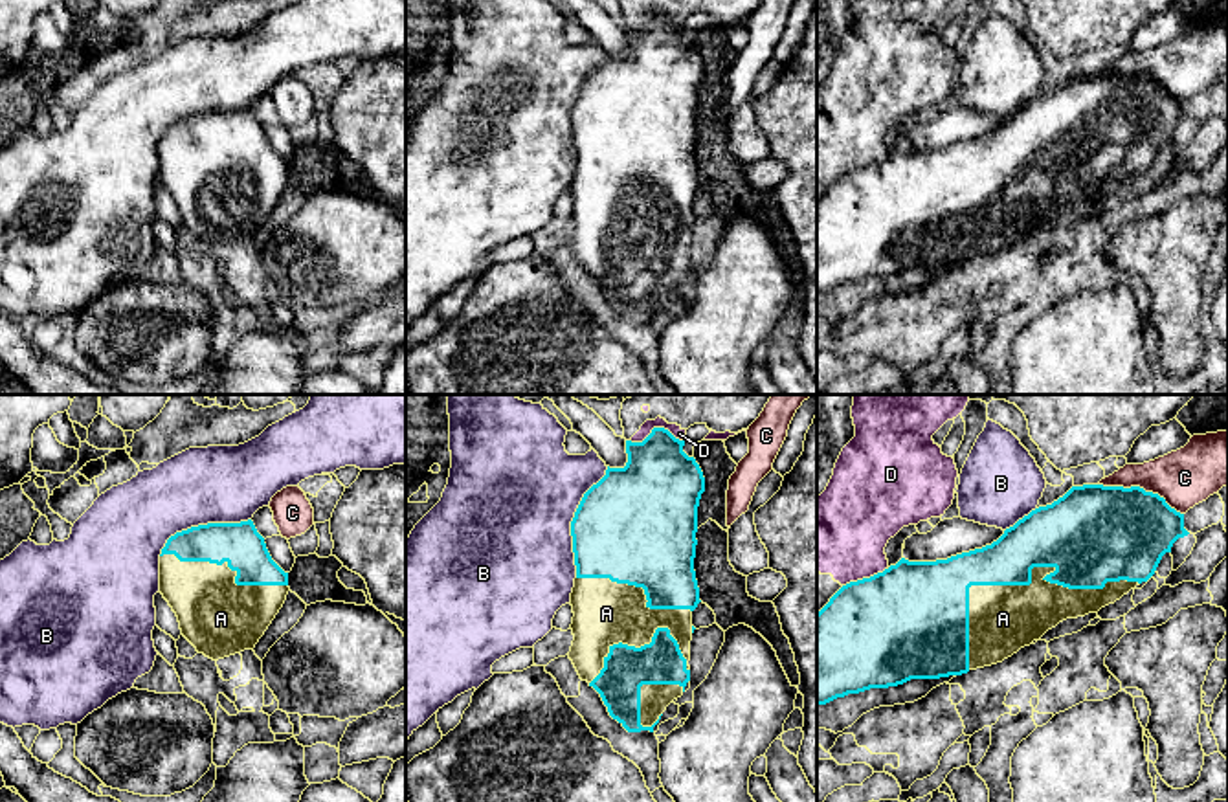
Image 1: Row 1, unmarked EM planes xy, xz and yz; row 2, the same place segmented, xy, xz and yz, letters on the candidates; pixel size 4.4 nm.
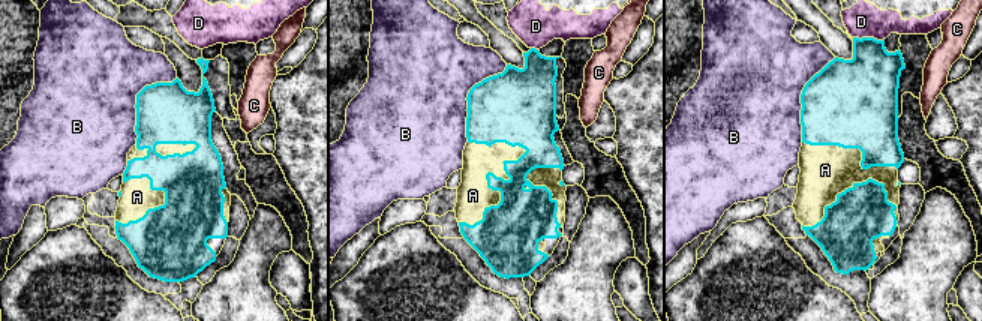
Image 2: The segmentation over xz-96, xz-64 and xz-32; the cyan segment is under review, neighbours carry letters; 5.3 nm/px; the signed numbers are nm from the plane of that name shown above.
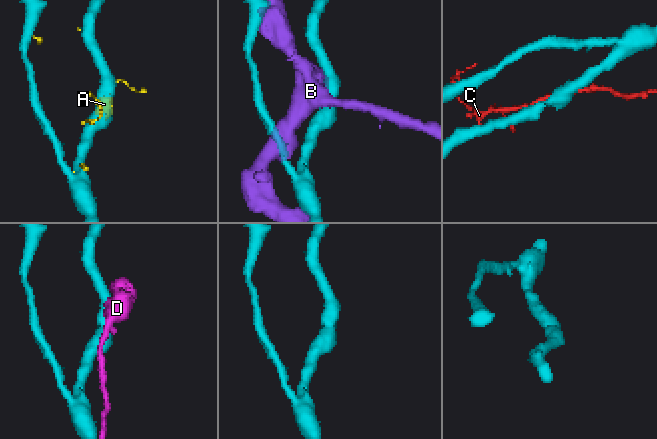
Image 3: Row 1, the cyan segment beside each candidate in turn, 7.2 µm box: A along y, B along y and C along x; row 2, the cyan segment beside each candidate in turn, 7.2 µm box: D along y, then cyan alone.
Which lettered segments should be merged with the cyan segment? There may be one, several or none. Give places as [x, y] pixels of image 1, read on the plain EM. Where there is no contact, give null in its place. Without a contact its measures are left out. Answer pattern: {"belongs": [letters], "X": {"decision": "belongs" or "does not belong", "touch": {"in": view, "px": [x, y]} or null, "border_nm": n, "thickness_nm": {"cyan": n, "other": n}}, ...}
{"belongs": ["A"], "A": {"decision": "belongs", "touch": {"in": "yz", "px": [1028, 173]}, "border_nm": 850, "thickness_nm": {"cyan": 280, "other": 300}}, "B": {"decision": "does not belong", "touch": {"in": "xz", "px": [571, 111]}, "border_nm": 500, "thickness_nm": {"cyan": 480, "other": 500}}, "C": {"decision": "does not belong", "touch": {"in": "yz", "px": [1138, 76]}, "border_nm": 400, "thickness_nm": {"cyan": 420, "other": 260}}, "D": {"decision": "does not belong", "touch": {"in": "xz", "px": [656, 17]}, "border_nm": 240, "thickness_nm": {"cyan": 360, "other": 50}}}

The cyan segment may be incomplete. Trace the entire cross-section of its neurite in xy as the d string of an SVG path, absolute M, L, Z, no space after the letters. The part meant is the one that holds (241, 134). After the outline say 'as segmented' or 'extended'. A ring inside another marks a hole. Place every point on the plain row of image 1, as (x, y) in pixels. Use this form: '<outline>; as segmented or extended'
M251 108L176 121L160 143L160 182L176 202L182 224L213 250L253 239L288 180L288 162L272 149Z; extended

